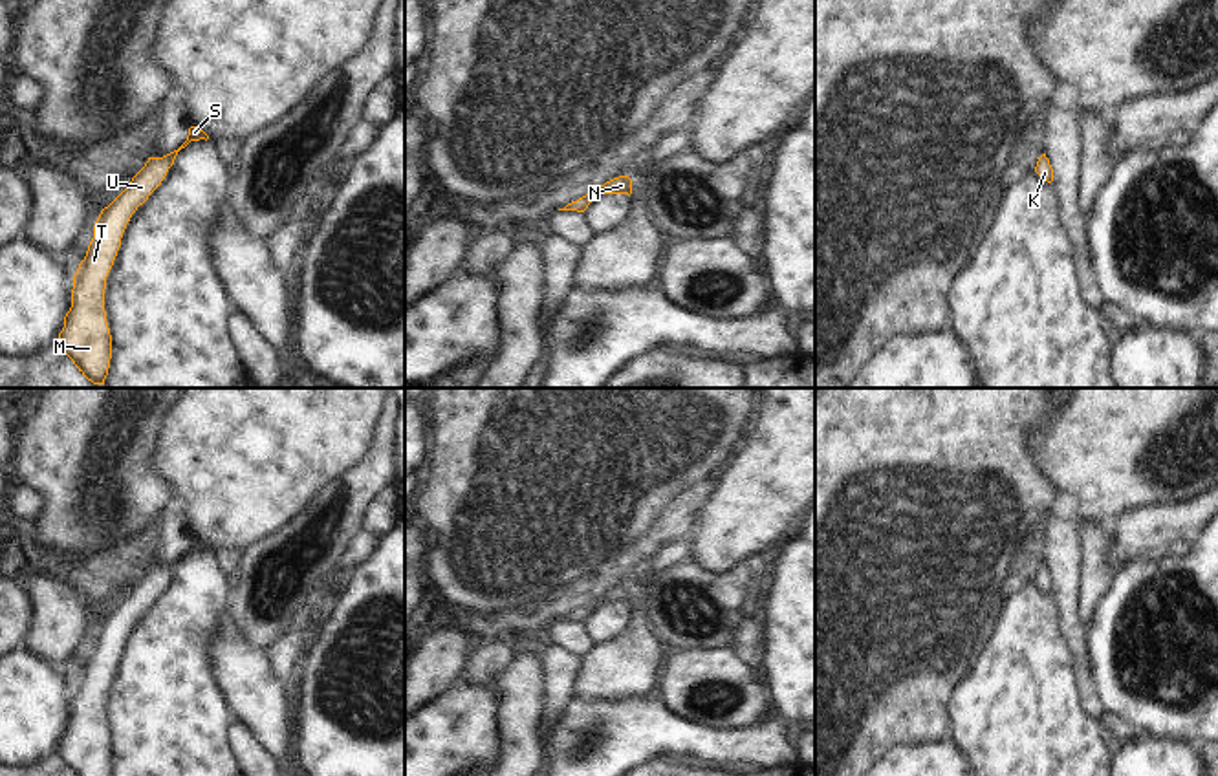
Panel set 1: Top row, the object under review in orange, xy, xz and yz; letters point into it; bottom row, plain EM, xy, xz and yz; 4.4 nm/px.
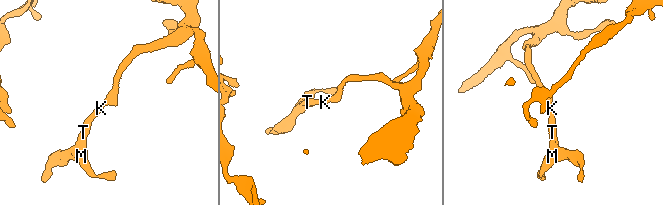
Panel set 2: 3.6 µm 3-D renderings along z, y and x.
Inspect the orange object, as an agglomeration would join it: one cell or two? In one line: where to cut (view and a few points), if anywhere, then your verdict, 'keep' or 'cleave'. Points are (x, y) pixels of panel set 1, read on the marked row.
no cut | keep

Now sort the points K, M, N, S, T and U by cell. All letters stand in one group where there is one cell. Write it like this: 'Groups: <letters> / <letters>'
Groups: K M N S T U.

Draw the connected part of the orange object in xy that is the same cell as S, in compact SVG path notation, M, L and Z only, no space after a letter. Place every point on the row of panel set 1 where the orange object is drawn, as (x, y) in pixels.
M189 128L187 141L163 157L148 157L130 185L101 210L93 238L84 260L73 275L71 307L64 317L57 346L79 372L93 384L104 384L112 359L112 335L104 311L106 276L114 265L121 238L132 214L161 185L181 148L190 141L209 139L196 128Z

